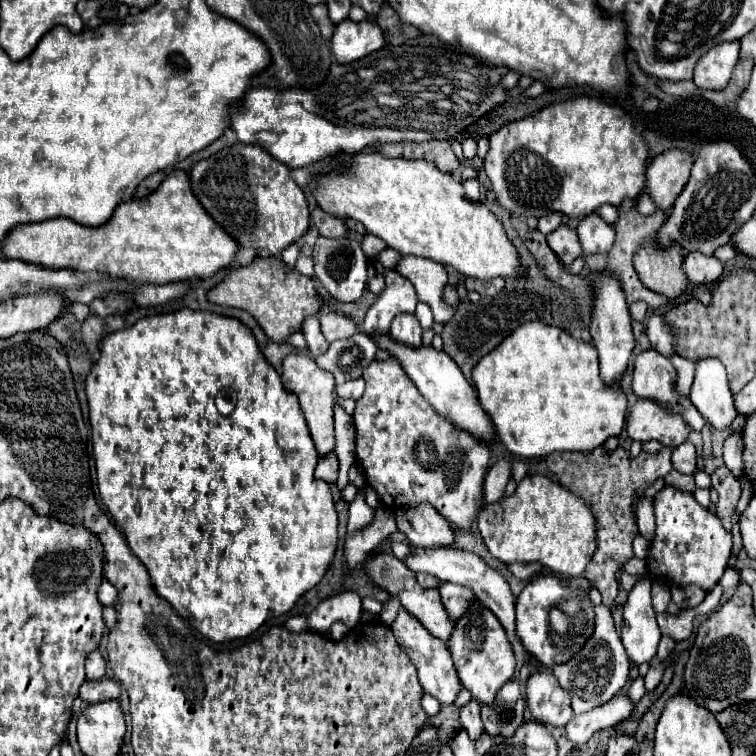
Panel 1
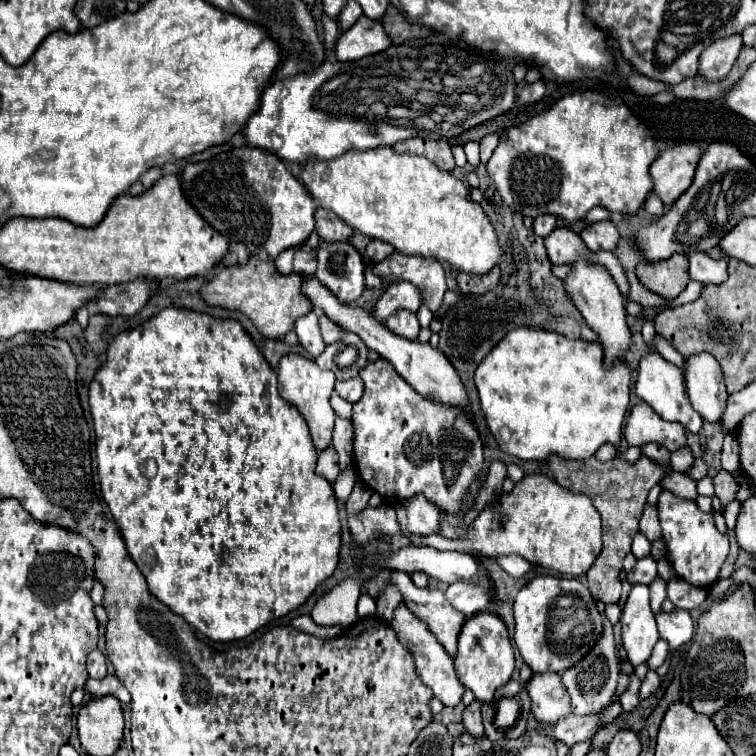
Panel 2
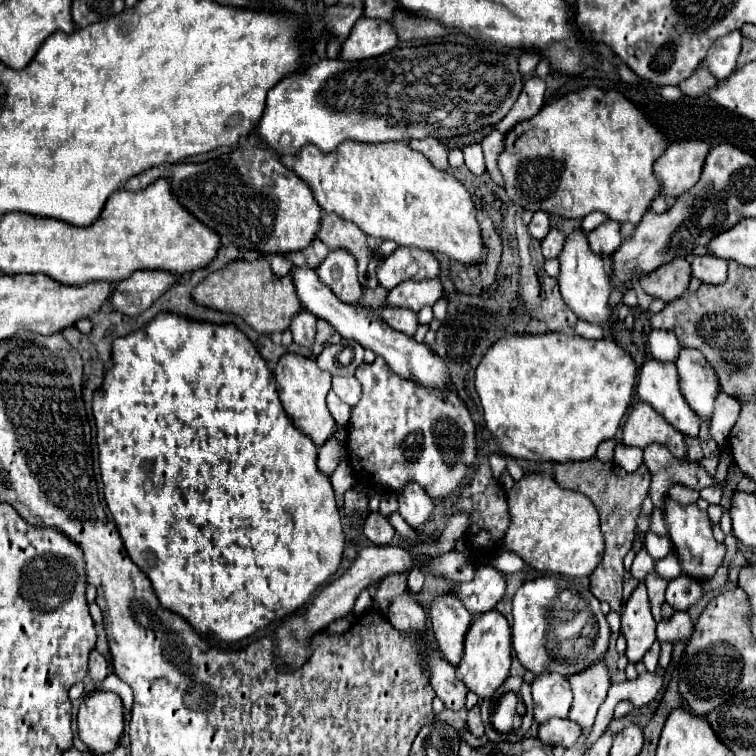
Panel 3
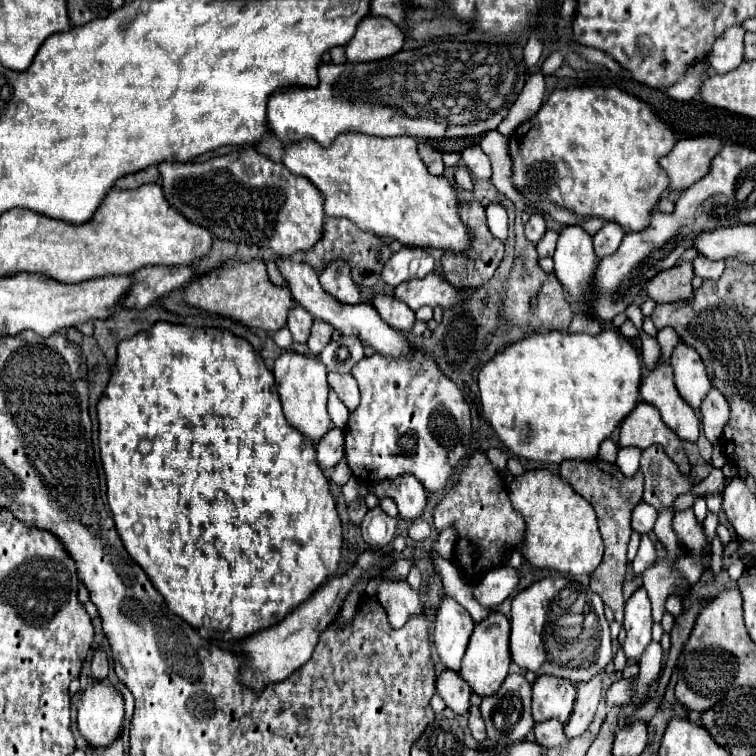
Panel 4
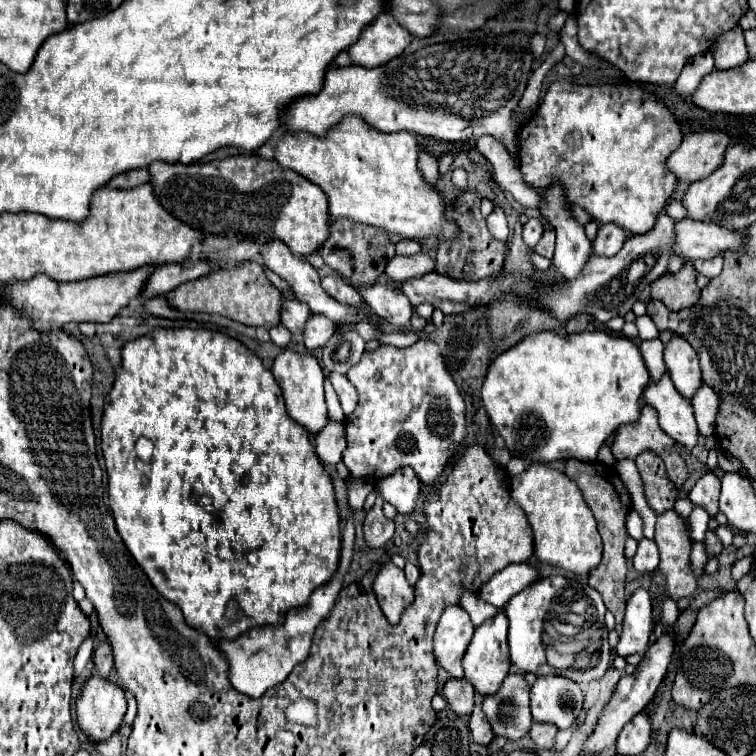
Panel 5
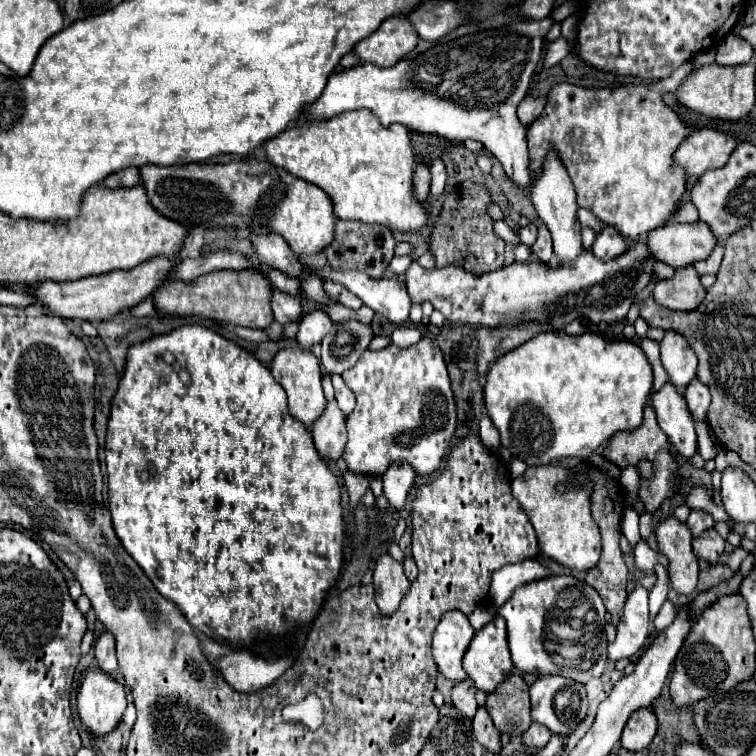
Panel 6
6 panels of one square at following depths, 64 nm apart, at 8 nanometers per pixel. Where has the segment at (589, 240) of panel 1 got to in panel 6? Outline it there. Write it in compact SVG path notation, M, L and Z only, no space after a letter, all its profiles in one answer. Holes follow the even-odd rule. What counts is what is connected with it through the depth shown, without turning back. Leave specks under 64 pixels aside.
M604 226L604 230L596 236L596 242L592 244L592 252L594 252L594 256L600 258L600 260L618 258L618 256L622 256L626 250L628 250L626 240L624 240L614 228L608 228L608 226Z

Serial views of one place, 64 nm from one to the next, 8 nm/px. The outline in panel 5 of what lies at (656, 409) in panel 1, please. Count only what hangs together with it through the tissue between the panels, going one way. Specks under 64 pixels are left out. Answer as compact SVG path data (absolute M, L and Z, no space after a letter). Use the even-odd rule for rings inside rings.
M648 404L642 406L642 414L640 414L640 420L638 420L636 424L626 424L624 428L620 428L620 430L616 432L616 438L614 438L612 446L610 446L610 450L612 450L612 456L614 456L616 460L626 460L626 458L634 460L638 454L642 454L642 452L646 452L646 450L654 452L656 456L660 456L660 458L664 460L668 480L674 484L676 490L680 490L682 484L684 484L684 480L688 478L688 468L686 468L684 460L680 458L680 454L678 454L678 450L676 450L676 442L658 426L656 410L654 410L652 406L648 406Z

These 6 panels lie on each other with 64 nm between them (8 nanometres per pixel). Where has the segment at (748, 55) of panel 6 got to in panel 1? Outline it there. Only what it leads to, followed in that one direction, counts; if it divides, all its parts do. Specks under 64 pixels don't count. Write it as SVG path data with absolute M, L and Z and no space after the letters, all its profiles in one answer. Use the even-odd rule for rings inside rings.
M730 40L716 44L716 48L708 50L700 56L696 64L694 82L704 90L720 90L728 84L732 70L740 58L740 40Z

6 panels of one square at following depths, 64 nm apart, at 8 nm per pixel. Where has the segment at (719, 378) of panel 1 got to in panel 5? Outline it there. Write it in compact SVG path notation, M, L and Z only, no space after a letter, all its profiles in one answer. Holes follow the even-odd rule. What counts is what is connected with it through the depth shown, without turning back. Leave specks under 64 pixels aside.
M672 336L670 342L664 346L664 364L676 390L684 398L690 398L692 392L700 388L702 376L698 356L682 336Z

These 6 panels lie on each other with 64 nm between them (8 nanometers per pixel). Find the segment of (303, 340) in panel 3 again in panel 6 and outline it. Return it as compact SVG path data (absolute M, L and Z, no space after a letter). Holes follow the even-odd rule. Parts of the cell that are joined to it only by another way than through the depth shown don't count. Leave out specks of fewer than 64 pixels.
M272 290L272 310L274 310L274 320L280 324L290 324L292 320L300 318L300 298L282 294L278 290Z

